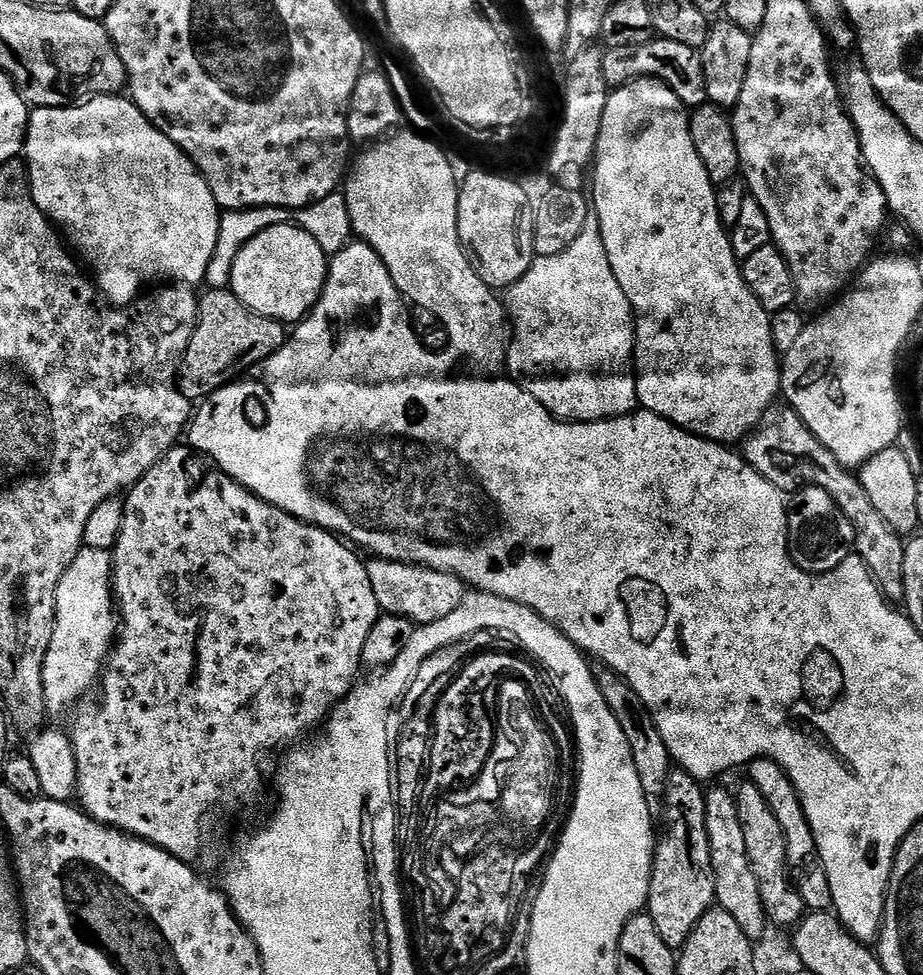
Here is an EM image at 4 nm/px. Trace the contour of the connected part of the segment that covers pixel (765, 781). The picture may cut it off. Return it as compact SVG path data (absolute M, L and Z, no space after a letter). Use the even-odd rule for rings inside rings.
M753 760L747 765L747 772L747 779L754 786L758 786L762 798L766 798L770 810L774 810L774 815L782 825L782 834L786 834L786 858L792 883L796 893L802 898L805 909L812 912L829 911L832 908L830 886L824 873L824 867L820 865L820 855L816 853L814 830L810 830L810 822L806 822L806 810L802 810L802 802L798 798L798 790L794 790L794 782L790 782L782 766L778 766L778 762L773 760Z

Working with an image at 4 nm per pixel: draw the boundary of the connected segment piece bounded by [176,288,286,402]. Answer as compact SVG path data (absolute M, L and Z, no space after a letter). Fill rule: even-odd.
M213 288L205 293L200 296L196 329L190 338L190 346L186 346L184 357L180 359L176 378L180 393L193 402L203 401L233 378L263 364L284 345L286 339L285 325L279 320L259 316L228 288Z

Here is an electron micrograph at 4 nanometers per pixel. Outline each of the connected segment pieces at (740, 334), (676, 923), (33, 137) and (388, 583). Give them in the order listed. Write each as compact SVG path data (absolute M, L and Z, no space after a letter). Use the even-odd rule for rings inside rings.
M633 80L631 84L615 89L606 102L606 114L602 114L602 130L598 138L594 169L596 181L592 184L591 199L594 201L594 214L602 230L602 242L606 246L608 265L614 270L614 278L618 278L618 286L622 286L622 294L630 302L636 321L636 350L634 353L634 371L636 373L636 399L639 407L645 412L653 412L662 418L671 420L680 428L712 440L716 444L732 446L743 441L756 427L764 415L772 411L777 403L780 391L781 357L778 355L770 326L771 315L762 310L762 302L754 298L750 286L746 286L746 278L741 261L737 260L732 249L732 237L718 218L716 205L717 185L712 183L710 174L706 174L706 166L702 166L702 158L698 158L698 150L694 150L694 141L690 139L689 113L684 103L662 82L657 80Z
M674 770L668 779L666 786L666 794L664 795L664 814L662 823L664 823L664 832L659 837L656 845L656 856L652 859L652 877L650 878L650 890L648 891L648 903L646 905L646 914L650 918L654 918L654 926L658 930L658 935L662 938L662 942L666 942L666 946L670 946L673 950L679 950L684 947L684 943L690 938L690 934L694 934L694 926L698 926L698 922L706 913L716 904L716 875L714 874L714 866L710 862L710 838L706 834L706 802L704 801L706 792L702 787L701 781L694 779L689 772Z
M120 94L93 96L91 100L85 100L79 106L32 108L30 113L28 134L24 140L22 156L26 161L28 181L32 187L34 202L38 206L38 210L42 210L46 219L51 220L57 229L62 230L63 239L71 245L75 255L87 265L90 272L90 267L92 267L91 275L94 277L94 283L108 303L115 304L117 308L127 308L141 295L140 287L143 284L153 283L152 285L155 285L157 282L189 286L204 284L204 275L210 266L210 258L214 258L214 246L218 246L218 226L222 210L214 202L214 194L210 194L210 186L206 186L206 178L202 178L202 174L194 166L194 162L183 150L174 146L174 142L170 142L170 138L166 138L166 134L162 134L162 130L155 128L131 99Z
M372 558L367 561L370 574L370 586L374 589L374 598L378 598L381 613L389 616L401 616L419 626L438 622L462 606L466 595L466 585L452 572L443 572L427 568L421 564L403 564L397 560Z

